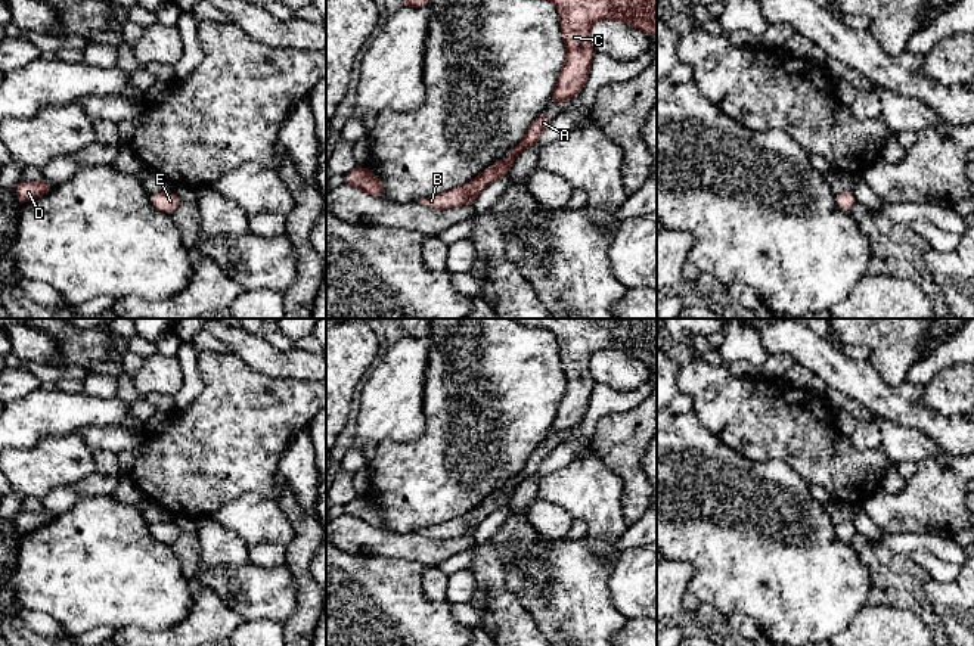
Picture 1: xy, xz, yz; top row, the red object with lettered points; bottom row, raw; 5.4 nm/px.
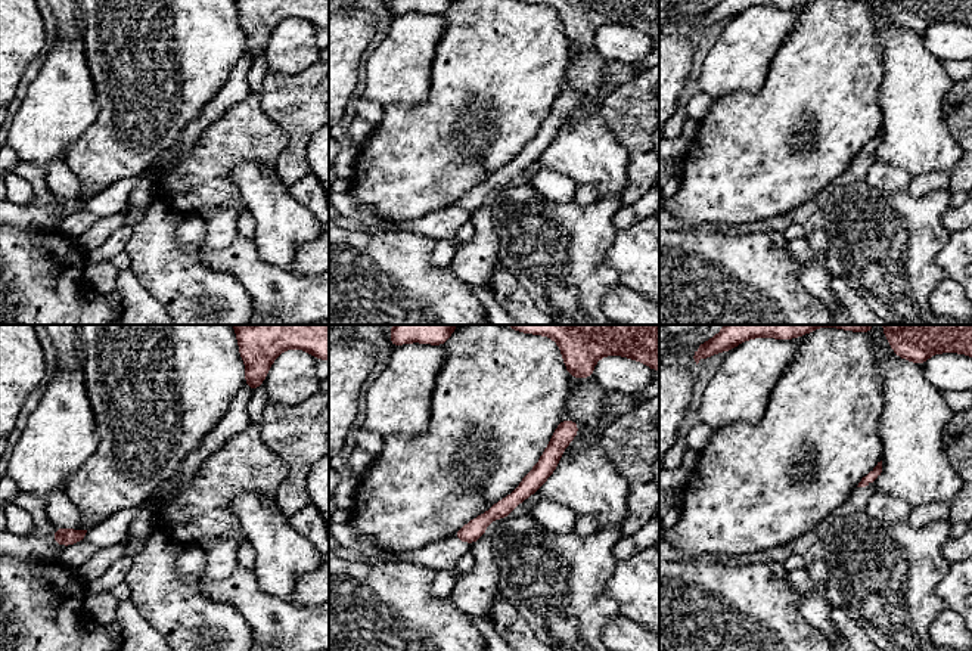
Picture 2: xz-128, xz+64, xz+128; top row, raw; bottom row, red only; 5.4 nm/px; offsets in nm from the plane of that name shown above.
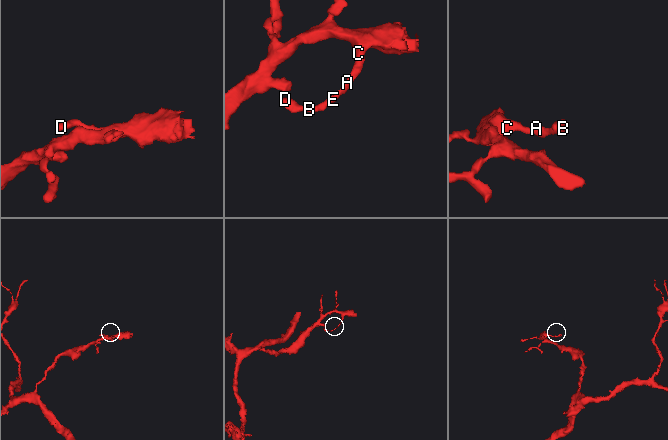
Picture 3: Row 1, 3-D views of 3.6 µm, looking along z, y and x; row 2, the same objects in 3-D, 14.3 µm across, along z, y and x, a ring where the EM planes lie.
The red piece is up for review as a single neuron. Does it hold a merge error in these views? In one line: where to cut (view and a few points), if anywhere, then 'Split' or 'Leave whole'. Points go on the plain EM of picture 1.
No split. Leave whole

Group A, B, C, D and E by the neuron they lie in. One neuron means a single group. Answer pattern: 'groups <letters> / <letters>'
groups A B C D E

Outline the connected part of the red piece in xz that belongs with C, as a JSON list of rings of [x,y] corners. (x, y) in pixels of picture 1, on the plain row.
[[[512,319],[550,330],[561,345],[567,391],[550,432],[577,428],[595,388],[589,361],[598,351],[621,351],[649,367],[657,366],[657,319]]]

